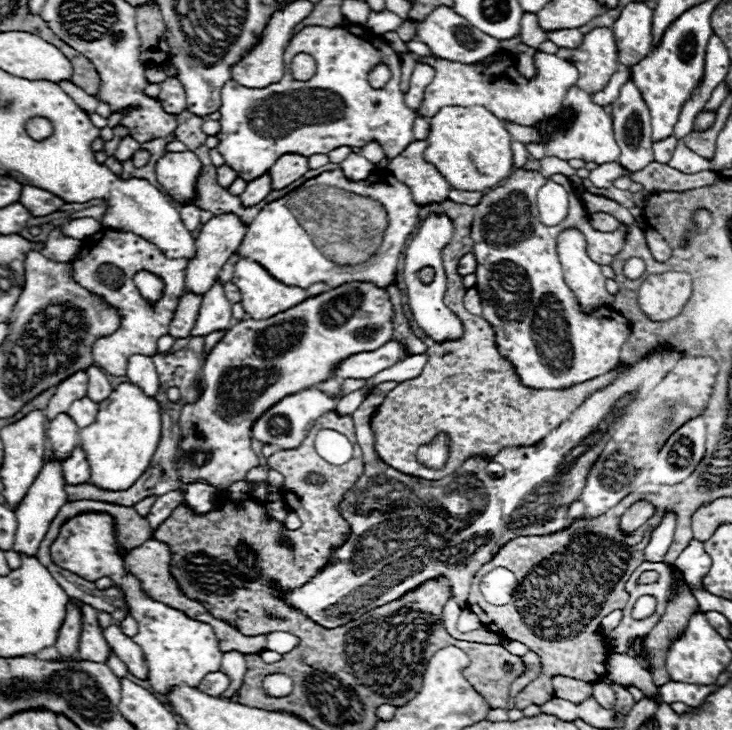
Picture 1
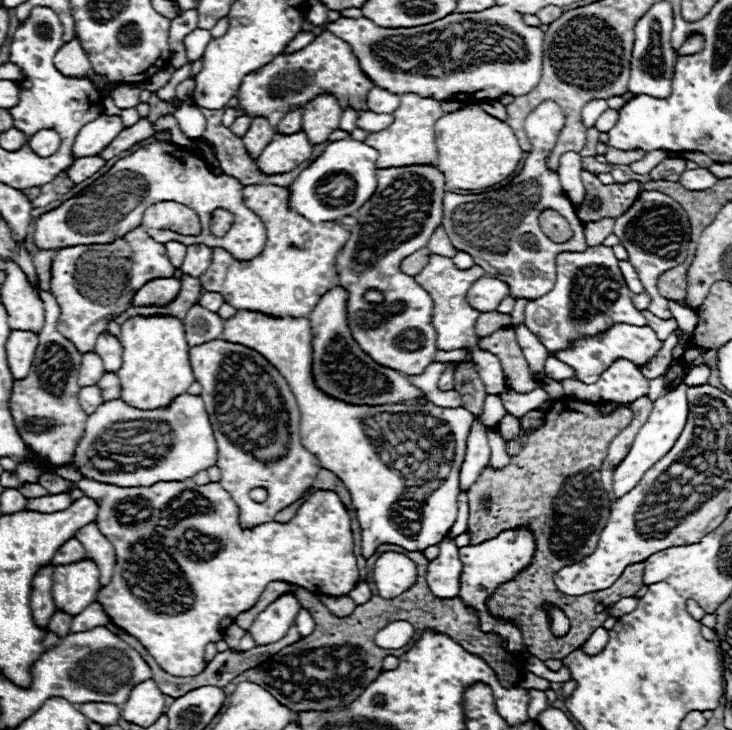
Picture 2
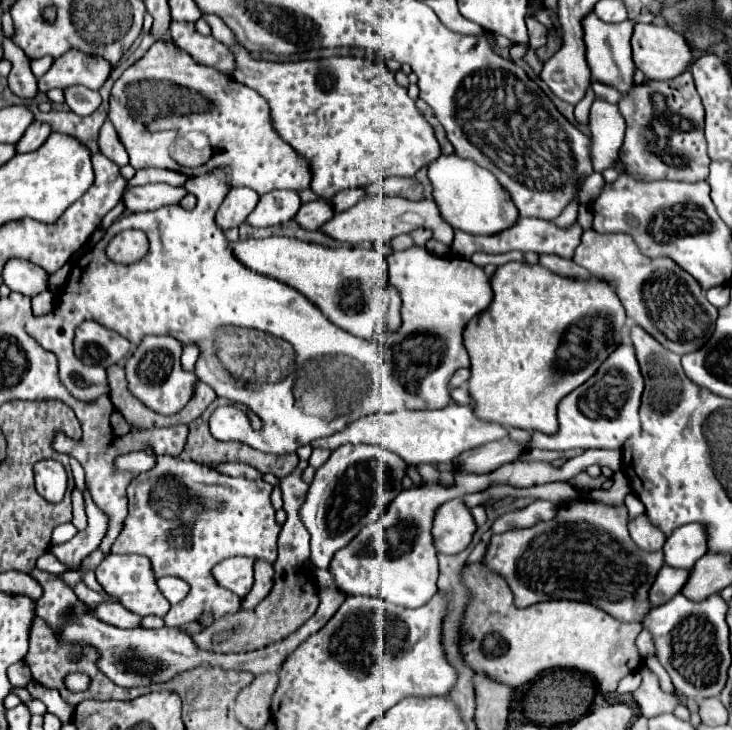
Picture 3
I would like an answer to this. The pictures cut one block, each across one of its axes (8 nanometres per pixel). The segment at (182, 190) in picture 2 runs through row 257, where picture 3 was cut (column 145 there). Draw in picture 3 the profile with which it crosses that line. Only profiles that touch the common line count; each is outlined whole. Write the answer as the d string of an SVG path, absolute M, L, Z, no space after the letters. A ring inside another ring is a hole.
M124 230L112 238L106 248L106 254L112 262L134 264L146 256L148 236L142 230Z

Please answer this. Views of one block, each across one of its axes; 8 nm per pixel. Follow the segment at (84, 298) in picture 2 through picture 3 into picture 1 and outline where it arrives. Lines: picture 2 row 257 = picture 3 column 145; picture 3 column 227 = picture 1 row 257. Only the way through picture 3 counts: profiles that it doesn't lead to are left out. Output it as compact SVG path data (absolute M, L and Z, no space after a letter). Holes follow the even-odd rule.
M108 228L84 238L84 248L80 248L72 260L72 280L82 284L82 288L88 288L88 292L96 292L108 300L108 304L112 304L112 308L116 308L122 318L120 328L112 336L104 336L94 342L92 356L104 372L112 376L124 376L126 362L132 354L158 354L156 342L160 336L168 334L168 324L176 312L178 300L186 292L186 266L188 260L166 258L154 244L132 232L118 232ZM140 270L152 272L164 282L162 296L154 304L146 302L134 286L134 274Z

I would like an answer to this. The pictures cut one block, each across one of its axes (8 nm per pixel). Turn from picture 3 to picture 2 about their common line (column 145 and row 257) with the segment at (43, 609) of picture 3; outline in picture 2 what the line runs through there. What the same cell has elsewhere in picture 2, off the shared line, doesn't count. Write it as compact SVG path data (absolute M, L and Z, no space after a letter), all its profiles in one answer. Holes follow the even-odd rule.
M642 192L640 200L636 200L636 204L632 204L632 208L624 212L624 216L616 218L614 234L618 236L620 244L628 250L628 260L636 268L644 284L644 292L650 296L648 310L654 316L670 318L672 314L668 308L668 300L660 296L656 282L660 274L668 272L670 268L676 268L686 260L690 244L690 222L684 208L662 192Z

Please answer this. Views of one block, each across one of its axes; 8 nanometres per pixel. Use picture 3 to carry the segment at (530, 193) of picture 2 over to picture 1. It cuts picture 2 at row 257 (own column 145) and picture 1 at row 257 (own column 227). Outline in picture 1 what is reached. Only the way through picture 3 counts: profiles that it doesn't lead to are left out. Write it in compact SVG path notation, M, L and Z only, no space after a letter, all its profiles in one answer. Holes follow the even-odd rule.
M514 168L506 180L508 180L506 184L498 186L482 196L482 200L474 206L476 216L472 220L472 240L474 240L472 254L478 260L476 288L480 294L482 318L494 326L494 332L498 338L498 352L506 360L514 362L522 384L530 386L530 388L564 390L574 384L580 384L580 382L586 382L586 380L592 380L596 376L610 372L620 362L620 348L630 338L630 324L616 322L602 314L594 314L594 316L582 314L570 288L566 284L548 284L548 280L552 280L552 276L562 276L562 272L560 272L562 268L560 268L560 260L558 260L558 252L556 252L556 240L562 230L566 230L566 228L580 230L586 238L586 254L596 264L606 266L624 248L628 228L624 224L620 224L620 228L614 232L594 230L582 200L576 196L568 176L564 176L564 174L554 174L554 176L550 176L550 180L562 184L570 192L570 212L568 212L566 220L562 220L558 226L544 226L538 218L536 194L548 182L548 178L544 178L538 170Z

